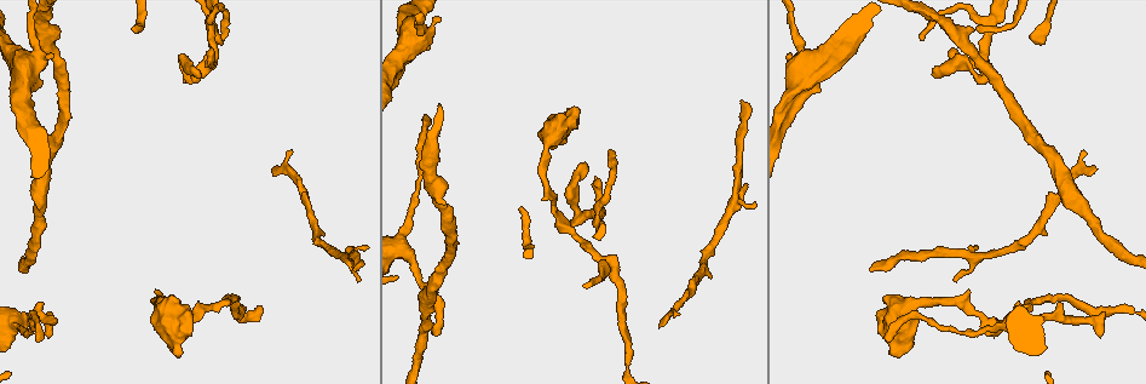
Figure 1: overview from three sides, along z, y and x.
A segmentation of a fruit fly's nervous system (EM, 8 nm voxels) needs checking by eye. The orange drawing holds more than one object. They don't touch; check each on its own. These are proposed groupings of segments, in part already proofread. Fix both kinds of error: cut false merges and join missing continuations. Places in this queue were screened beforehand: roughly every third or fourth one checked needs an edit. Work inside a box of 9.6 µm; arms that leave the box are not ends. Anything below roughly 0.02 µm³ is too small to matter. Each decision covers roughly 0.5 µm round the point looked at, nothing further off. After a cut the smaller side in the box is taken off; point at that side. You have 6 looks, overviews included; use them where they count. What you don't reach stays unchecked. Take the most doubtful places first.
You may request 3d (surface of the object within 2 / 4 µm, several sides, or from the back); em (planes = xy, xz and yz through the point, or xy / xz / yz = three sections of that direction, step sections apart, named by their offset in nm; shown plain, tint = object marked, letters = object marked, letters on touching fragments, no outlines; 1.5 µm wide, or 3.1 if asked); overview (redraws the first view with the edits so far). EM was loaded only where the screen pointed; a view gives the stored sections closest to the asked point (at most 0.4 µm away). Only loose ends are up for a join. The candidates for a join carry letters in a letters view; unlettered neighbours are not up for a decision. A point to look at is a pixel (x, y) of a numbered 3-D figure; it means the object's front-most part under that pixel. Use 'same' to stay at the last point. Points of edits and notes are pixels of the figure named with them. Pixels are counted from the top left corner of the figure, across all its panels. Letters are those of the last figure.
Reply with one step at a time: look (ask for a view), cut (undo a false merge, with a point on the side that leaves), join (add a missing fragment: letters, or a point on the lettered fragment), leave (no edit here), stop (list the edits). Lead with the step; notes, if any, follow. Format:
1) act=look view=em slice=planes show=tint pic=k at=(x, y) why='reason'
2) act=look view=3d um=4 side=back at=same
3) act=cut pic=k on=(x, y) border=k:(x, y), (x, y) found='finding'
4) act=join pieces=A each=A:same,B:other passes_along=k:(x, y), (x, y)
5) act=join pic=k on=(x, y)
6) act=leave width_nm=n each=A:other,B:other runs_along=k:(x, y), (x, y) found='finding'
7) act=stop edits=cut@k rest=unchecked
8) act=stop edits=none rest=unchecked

act=look view=3d um=2 pic=1 at=(207, 65) why='branch stops here'

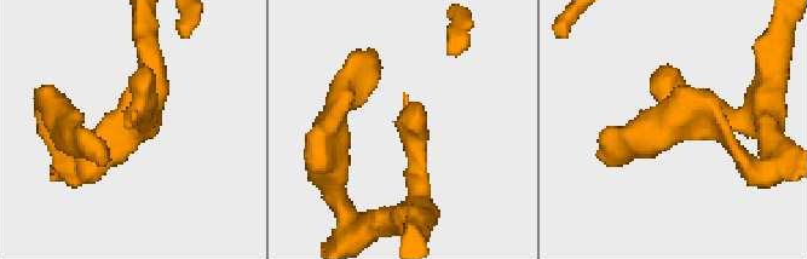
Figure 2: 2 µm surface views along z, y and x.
act=look view=em slice=planes show=letters pic=2 at=(403, 94)

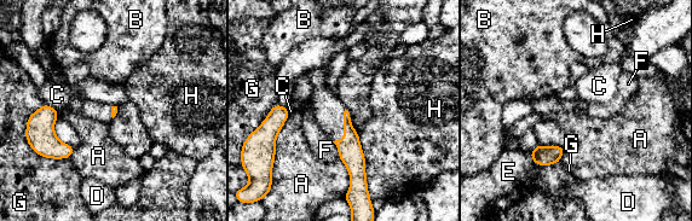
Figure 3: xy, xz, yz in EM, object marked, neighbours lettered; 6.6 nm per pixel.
act=leave each=A:other,B:other,C:other,D:other,E:other,F:other,G:other,H:other runs_along=3:(346, 115), (357, 182) found='none of them fits'

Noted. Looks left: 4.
act=look view=em slice=planes show=letters pic=1 at=(742, 99) why='long arm stops here'

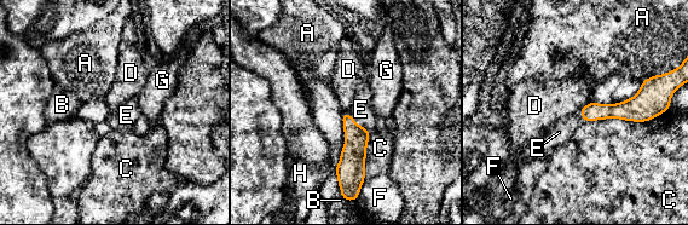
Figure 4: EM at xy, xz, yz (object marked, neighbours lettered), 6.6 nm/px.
act=join pieces=E width_nm=120 each=A:other,B:other,C:other,D:other,E:same,F:other,G:other,H:other passes_along=4:(353, 154), (358, 125), (360, 109) found='the neuron continues'

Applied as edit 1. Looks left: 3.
act=look view=overview

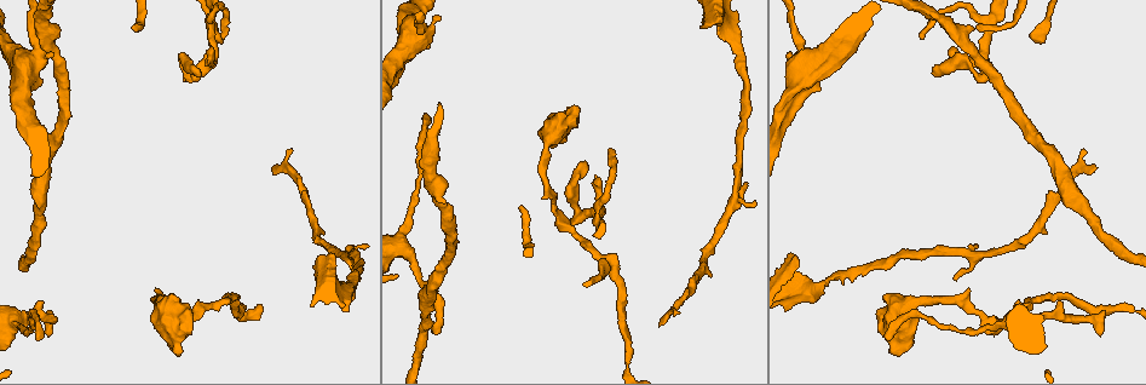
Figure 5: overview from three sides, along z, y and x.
act=look view=em slice=planes show=letters pic=5 at=(38, 339) why='tapers out'

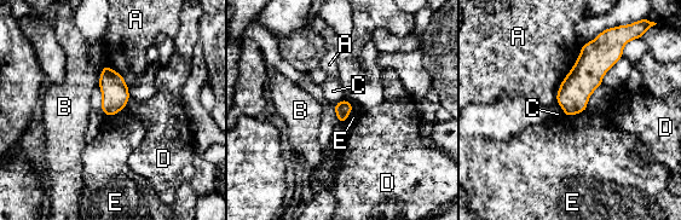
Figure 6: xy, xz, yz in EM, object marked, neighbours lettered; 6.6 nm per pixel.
act=leave each=A:other,B:other,C:other,D:other,E:other found='no lettered fragment goes on from it'

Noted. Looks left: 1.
act=stop edits=join@4 rest=unchecked

